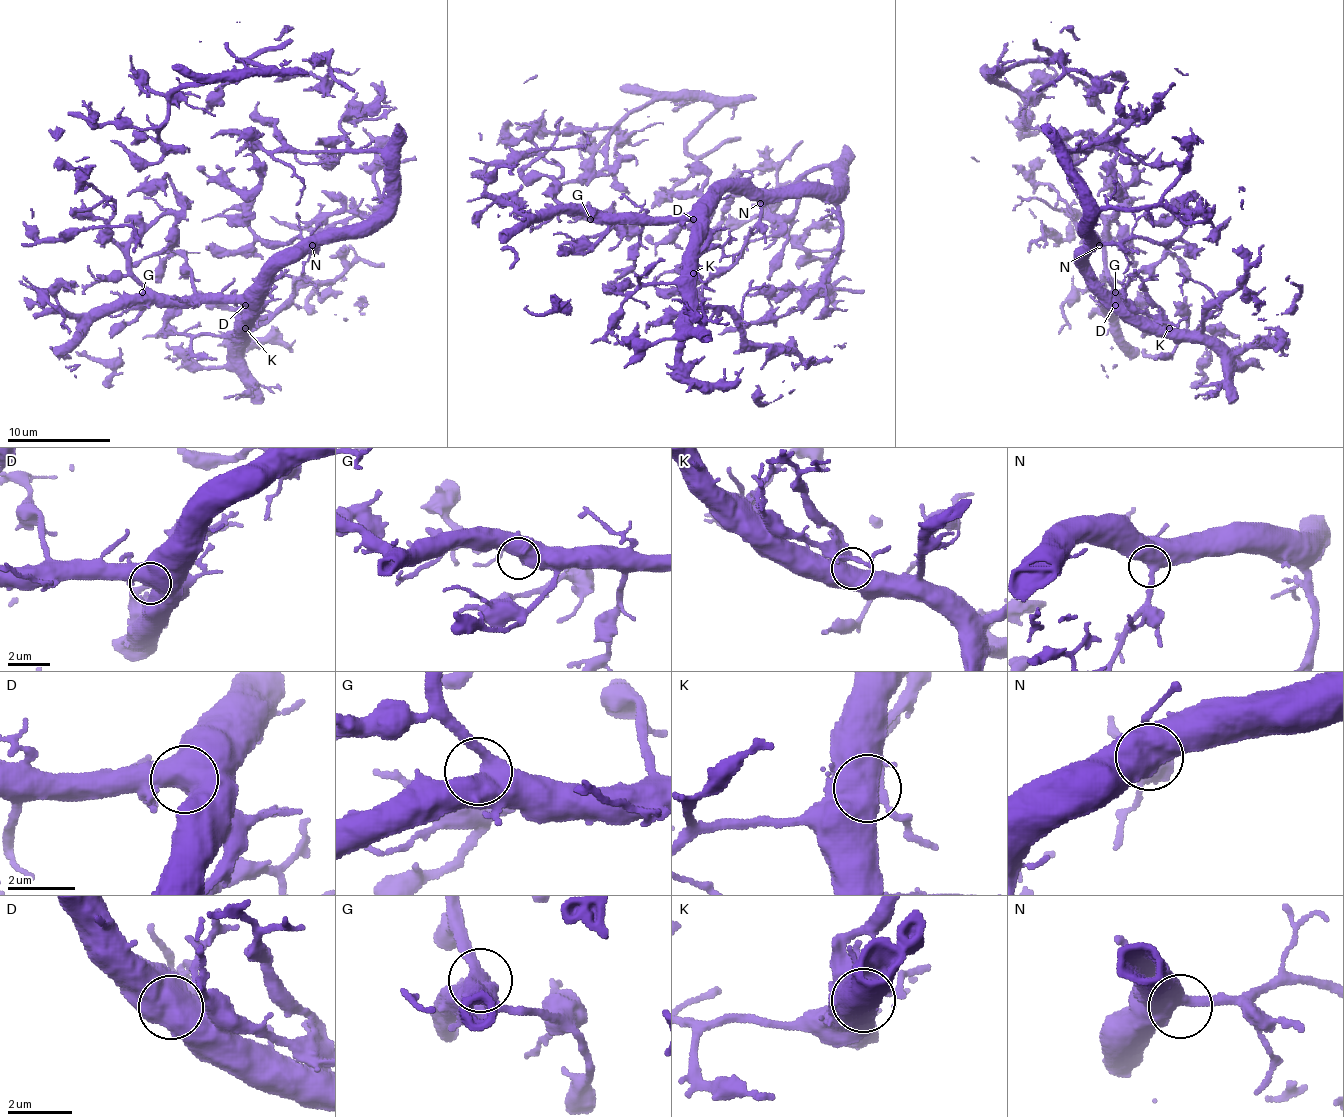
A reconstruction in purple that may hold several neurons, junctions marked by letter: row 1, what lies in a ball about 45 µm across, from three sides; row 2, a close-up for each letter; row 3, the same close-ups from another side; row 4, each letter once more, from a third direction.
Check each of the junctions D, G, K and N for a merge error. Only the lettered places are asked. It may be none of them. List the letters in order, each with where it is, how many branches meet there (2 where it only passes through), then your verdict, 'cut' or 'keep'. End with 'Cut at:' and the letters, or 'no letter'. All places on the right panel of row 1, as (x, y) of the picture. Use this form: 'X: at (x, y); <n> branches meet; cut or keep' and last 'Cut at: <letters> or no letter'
D: at (1115, 305); 1 branches meet; keep
G: at (1115, 292); 2 branches meet; keep
K: at (1169, 328); 2 branches meet; keep
N: at (1099, 245); 2 branches meet; keep
Cut at: no letter

